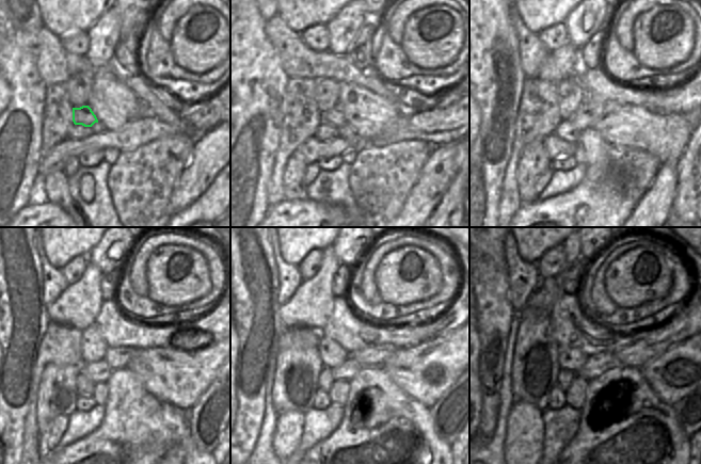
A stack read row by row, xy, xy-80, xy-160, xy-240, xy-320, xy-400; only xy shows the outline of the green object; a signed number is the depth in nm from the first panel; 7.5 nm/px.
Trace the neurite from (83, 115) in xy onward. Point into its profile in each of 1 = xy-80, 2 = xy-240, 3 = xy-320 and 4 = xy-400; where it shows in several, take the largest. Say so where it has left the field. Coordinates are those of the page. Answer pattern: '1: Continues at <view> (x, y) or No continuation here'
1: Continues at xy-80 (333, 117)
2: Continues at xy-240 (117, 357)
3: Continues at xy-320 (373, 357)
4: Continues at xy-400 (686, 322).

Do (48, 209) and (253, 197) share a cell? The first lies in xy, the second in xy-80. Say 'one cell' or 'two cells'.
two cells

